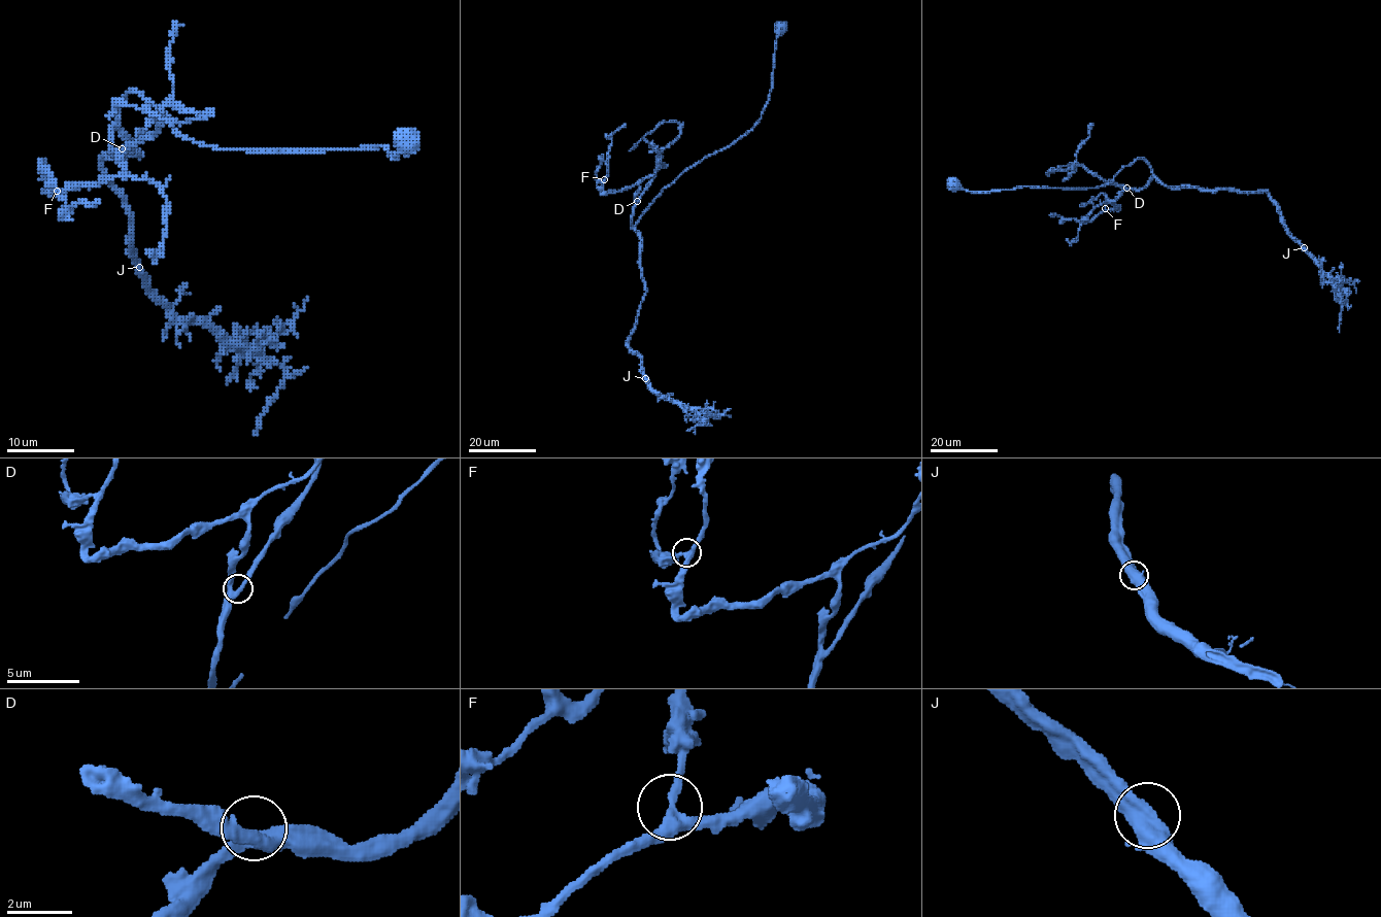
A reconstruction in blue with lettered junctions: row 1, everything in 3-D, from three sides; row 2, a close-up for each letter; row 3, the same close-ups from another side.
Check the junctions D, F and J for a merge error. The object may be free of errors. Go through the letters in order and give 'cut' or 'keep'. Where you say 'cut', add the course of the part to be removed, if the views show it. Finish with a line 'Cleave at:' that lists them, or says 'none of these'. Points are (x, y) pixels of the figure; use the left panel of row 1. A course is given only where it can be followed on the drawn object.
D: keep
F: keep
J: keep
Cleave at: none of these

